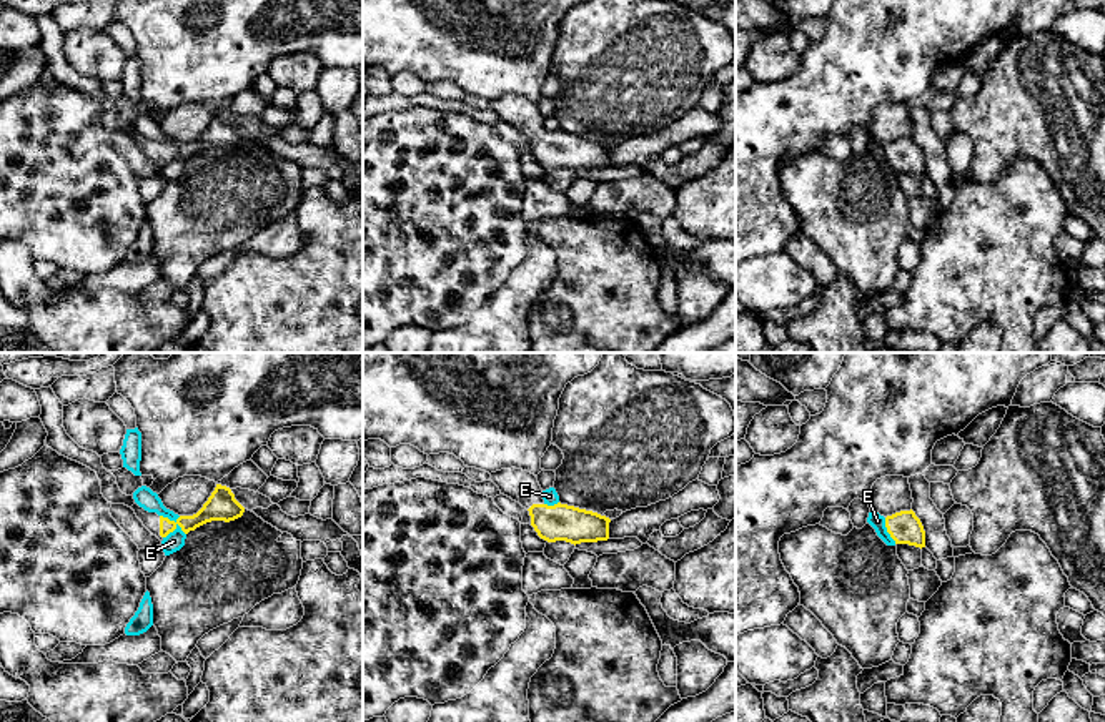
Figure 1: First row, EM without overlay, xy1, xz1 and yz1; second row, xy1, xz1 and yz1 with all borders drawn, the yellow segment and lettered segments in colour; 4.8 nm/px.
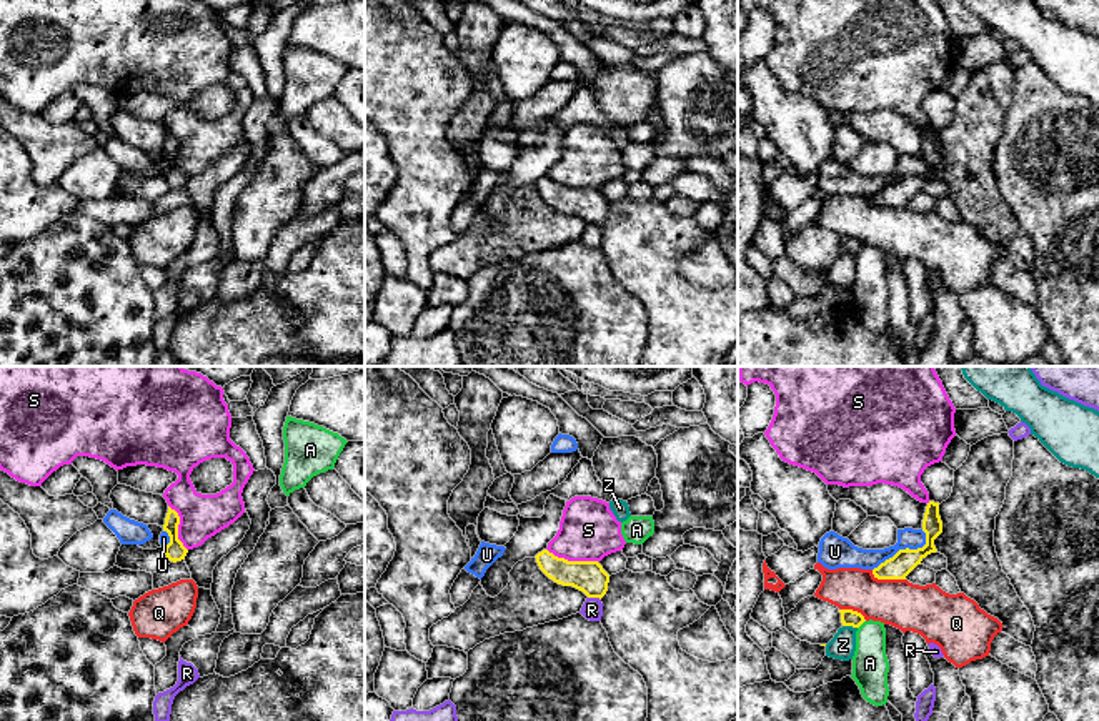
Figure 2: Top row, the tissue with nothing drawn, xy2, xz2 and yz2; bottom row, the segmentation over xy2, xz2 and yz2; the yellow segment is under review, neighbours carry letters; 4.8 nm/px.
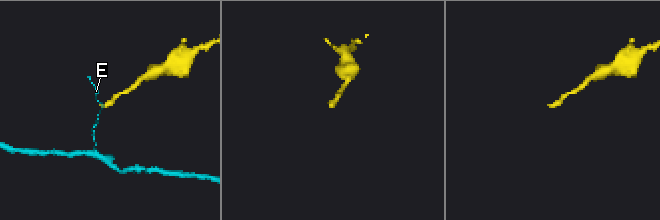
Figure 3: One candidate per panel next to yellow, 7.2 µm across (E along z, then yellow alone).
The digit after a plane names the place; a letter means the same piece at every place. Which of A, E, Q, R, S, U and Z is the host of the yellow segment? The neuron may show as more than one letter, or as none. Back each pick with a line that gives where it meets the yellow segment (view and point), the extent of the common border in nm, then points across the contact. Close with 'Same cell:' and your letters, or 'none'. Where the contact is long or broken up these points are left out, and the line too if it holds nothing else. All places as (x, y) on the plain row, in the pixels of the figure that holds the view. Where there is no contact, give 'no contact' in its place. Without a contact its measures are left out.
Same cell: none

